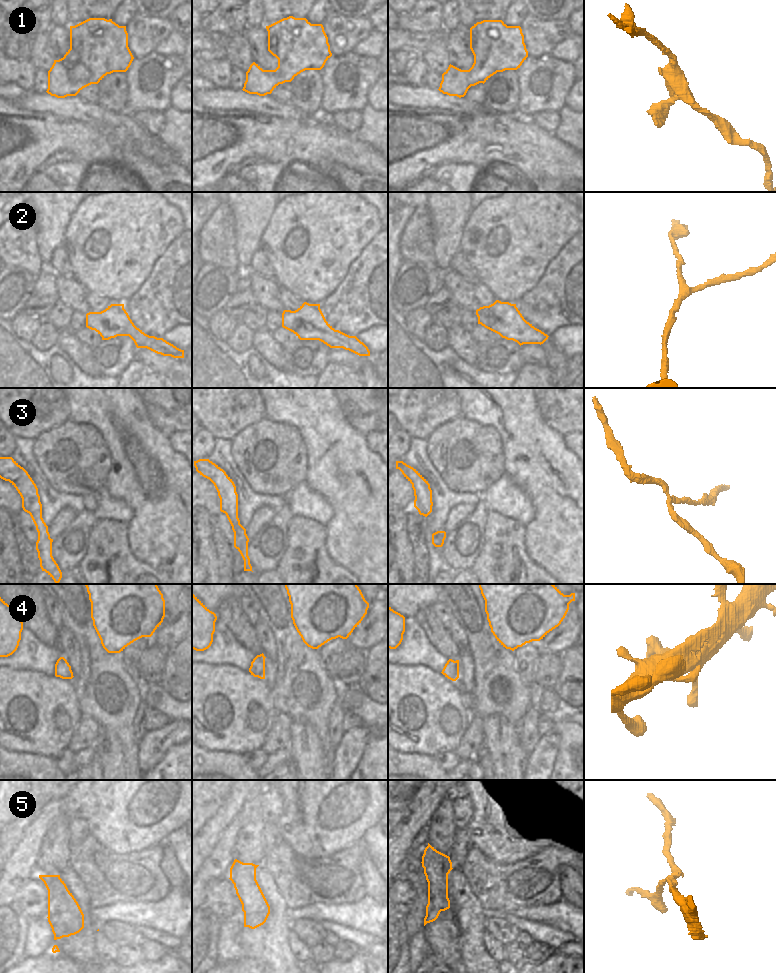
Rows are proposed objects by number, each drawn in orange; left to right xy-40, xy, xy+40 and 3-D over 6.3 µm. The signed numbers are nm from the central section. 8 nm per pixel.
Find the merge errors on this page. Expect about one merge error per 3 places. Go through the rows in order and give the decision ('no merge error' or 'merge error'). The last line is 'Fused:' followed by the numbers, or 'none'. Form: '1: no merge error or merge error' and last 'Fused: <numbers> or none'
1: no merge error
2: no merge error
3: merge error
4: no merge error
5: merge error
Fused: 3, 5

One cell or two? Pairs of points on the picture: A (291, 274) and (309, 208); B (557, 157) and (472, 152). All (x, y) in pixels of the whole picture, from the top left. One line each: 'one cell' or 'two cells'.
A: one cell
B: one cell

